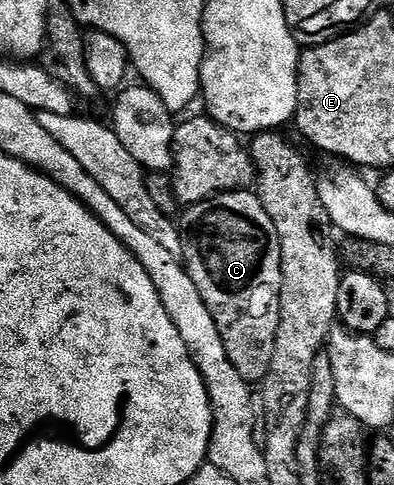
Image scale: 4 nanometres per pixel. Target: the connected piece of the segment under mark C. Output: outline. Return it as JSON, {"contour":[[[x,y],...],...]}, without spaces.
{"contour":[[[250,190],[224,192],[220,196],[213,196],[211,200],[189,205],[183,212],[186,213],[180,219],[181,259],[186,273],[196,284],[196,290],[200,290],[200,298],[204,298],[220,330],[224,350],[228,350],[228,358],[232,366],[236,366],[236,374],[240,374],[247,384],[257,385],[272,366],[276,334],[280,326],[282,259],[276,226],[272,226],[272,218],[268,218],[262,209],[260,198]]]}

